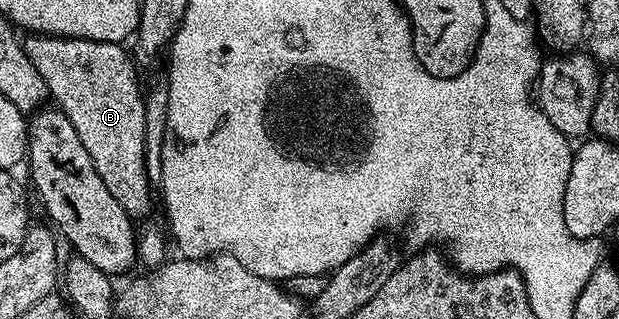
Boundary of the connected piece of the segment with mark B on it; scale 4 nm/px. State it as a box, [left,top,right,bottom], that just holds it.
[23,34,153,218]

